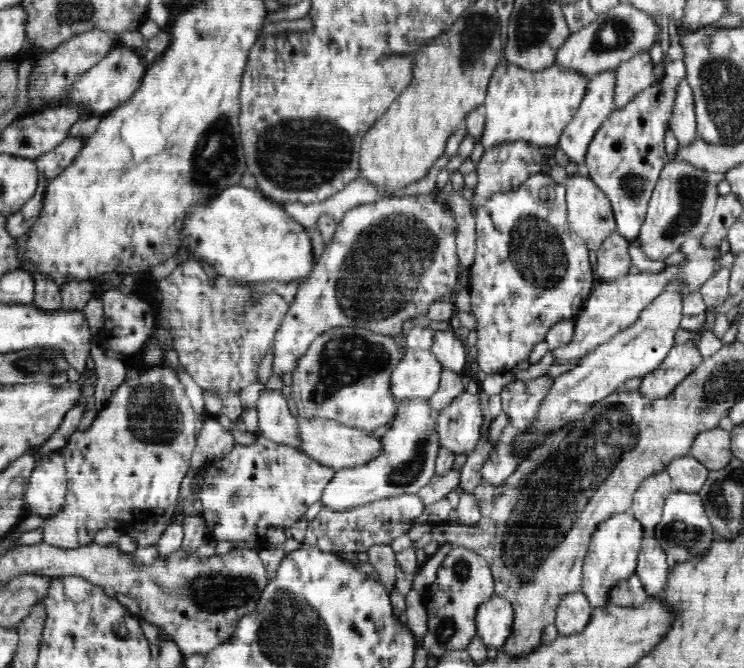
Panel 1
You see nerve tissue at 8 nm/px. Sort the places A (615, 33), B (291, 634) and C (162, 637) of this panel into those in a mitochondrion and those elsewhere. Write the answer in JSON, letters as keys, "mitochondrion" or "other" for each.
{"A":"mitochondrion","B":"mitochondrion","C":"other"}

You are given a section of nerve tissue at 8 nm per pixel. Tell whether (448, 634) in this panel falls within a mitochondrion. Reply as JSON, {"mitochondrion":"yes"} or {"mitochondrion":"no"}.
{"mitochondrion":"yes"}

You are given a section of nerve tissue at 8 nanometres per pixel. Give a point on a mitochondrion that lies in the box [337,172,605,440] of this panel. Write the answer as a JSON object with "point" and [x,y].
{"point":[536,248]}

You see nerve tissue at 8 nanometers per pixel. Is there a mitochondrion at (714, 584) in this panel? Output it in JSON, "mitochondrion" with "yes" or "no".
{"mitochondrion":"no"}

